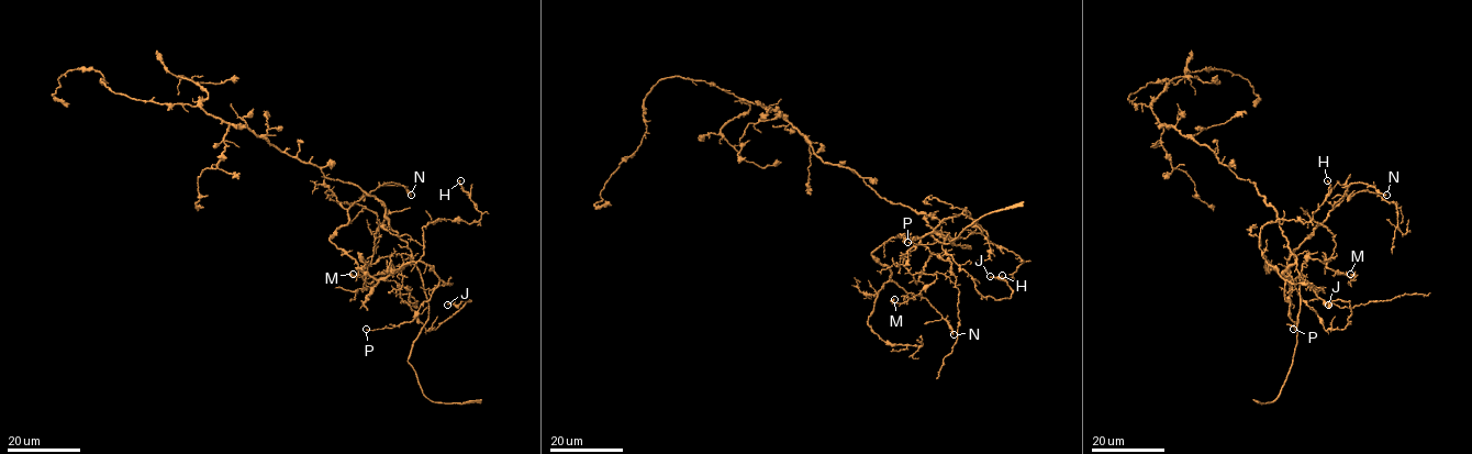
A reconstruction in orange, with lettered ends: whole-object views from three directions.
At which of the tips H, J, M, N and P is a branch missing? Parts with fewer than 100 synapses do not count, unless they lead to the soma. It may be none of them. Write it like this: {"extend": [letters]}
{"extend": []}

